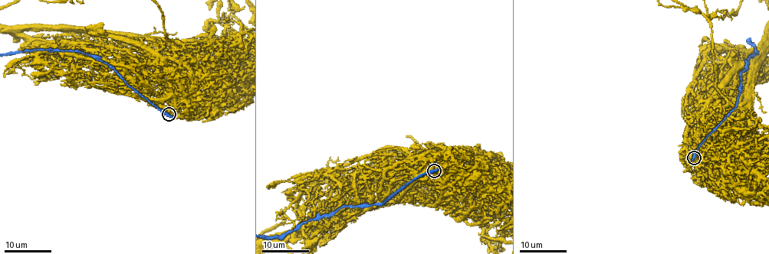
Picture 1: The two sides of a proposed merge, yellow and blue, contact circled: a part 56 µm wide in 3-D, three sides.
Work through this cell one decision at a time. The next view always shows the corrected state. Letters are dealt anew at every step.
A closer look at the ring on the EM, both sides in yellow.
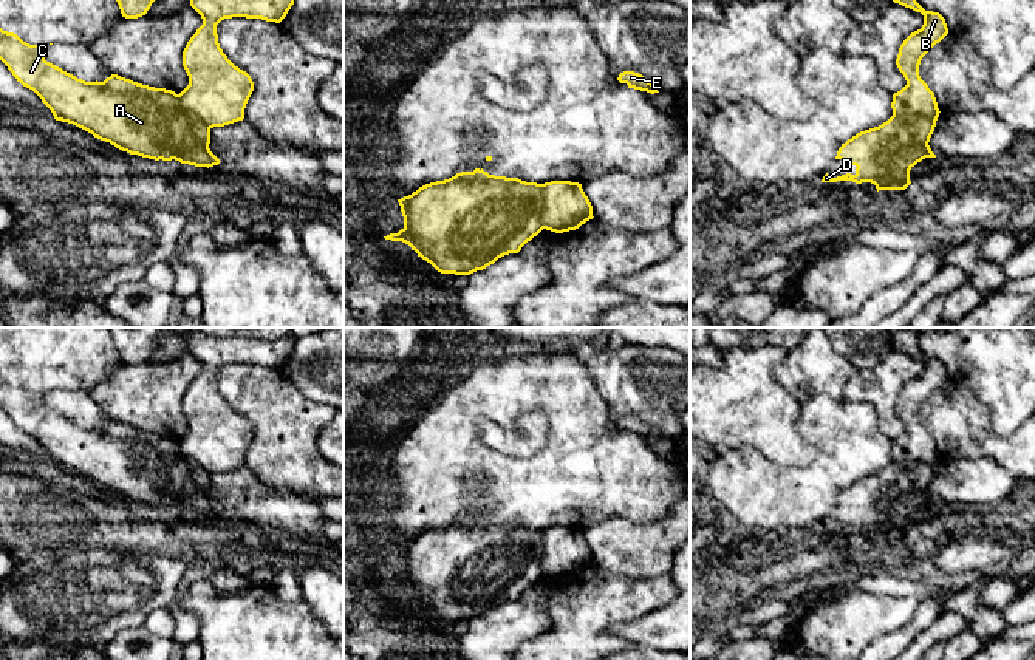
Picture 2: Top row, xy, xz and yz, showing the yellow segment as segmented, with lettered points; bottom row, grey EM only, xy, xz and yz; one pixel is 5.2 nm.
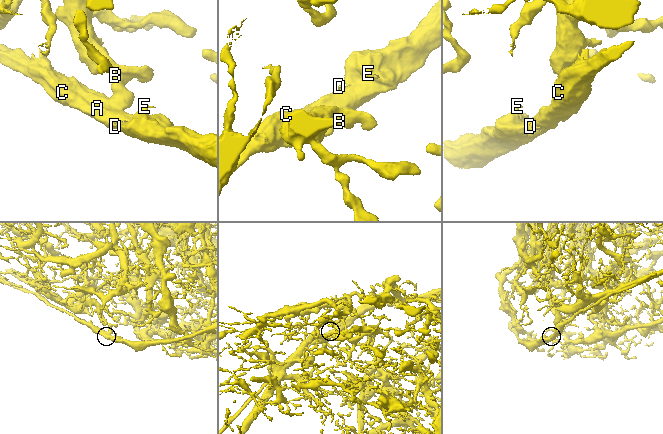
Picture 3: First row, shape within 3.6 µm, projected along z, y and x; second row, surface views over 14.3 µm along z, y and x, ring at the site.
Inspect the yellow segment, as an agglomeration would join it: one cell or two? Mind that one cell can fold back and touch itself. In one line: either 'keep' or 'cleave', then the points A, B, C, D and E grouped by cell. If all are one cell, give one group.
cleave; A C D E / B

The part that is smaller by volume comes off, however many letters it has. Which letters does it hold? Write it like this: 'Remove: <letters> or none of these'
Remove: A, C, D, E

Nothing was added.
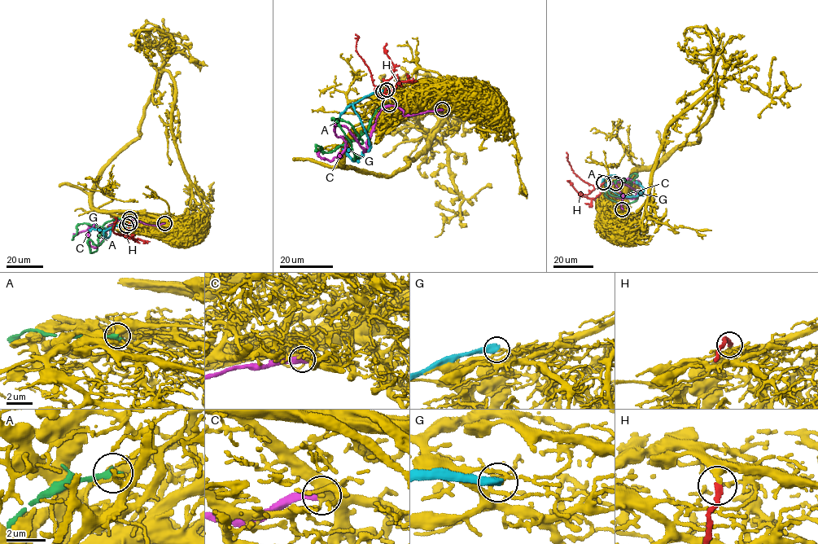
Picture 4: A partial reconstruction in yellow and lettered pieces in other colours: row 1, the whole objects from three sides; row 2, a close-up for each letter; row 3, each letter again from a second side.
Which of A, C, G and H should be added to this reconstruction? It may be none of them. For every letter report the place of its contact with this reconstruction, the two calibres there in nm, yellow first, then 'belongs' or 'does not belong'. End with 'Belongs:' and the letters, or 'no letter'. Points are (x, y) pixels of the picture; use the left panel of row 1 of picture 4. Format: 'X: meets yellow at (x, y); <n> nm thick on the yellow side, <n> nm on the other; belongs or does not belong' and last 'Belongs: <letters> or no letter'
A: meets yellow at (129, 218); 600 nm thick on the yellow side, 360 nm on the other; does not belong
C: meets yellow at (164, 223); 440 nm thick on the yellow side, 440 nm on the other; does not belong
G: meets yellow at (126, 225); 140 nm thick on the yellow side, 480 nm on the other; does not belong
H: meets yellow at (129, 223); 360 nm thick on the yellow side, 240 nm on the other; belongs
Belongs: H

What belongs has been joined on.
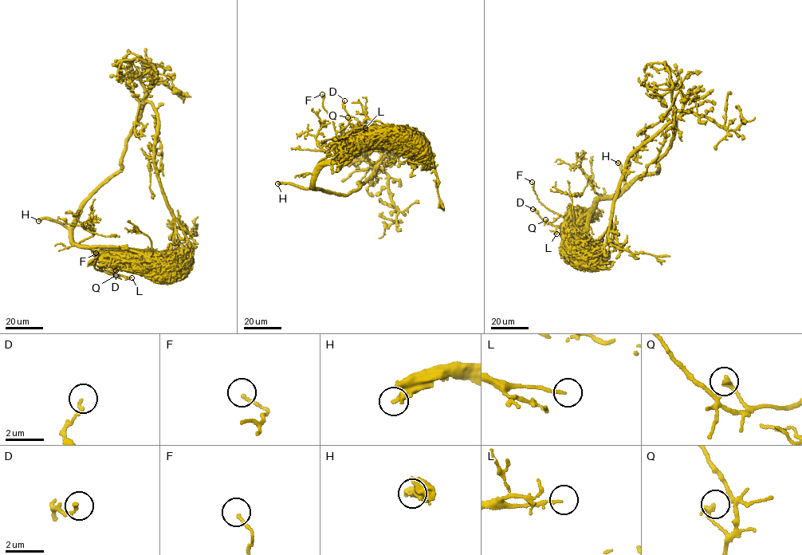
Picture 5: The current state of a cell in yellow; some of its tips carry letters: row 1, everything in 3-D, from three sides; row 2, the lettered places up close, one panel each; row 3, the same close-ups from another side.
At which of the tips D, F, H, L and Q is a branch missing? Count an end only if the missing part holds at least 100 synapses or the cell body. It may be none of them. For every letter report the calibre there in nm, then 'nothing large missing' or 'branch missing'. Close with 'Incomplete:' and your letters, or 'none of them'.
D: 170 nm | nothing large missing
F: 130 nm | nothing large missing
H: 440 nm | branch missing
L: 130 nm | nothing large missing
Q: 260 nm | nothing large missing
Incomplete: H

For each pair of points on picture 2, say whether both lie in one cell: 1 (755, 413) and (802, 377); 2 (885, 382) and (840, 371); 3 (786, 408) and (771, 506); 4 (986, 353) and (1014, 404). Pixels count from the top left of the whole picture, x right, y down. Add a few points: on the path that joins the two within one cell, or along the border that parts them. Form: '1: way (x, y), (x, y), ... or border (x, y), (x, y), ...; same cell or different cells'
1: border (786, 353), (774, 371), (774, 379), (802, 404); different cells
2: border (857, 370), (847, 381), (842, 398); different cells
3: border (746, 445), (788, 466), (805, 466), (814, 456); different cells
4: way (998, 365), (1014, 381), (1014, 391); same cell

